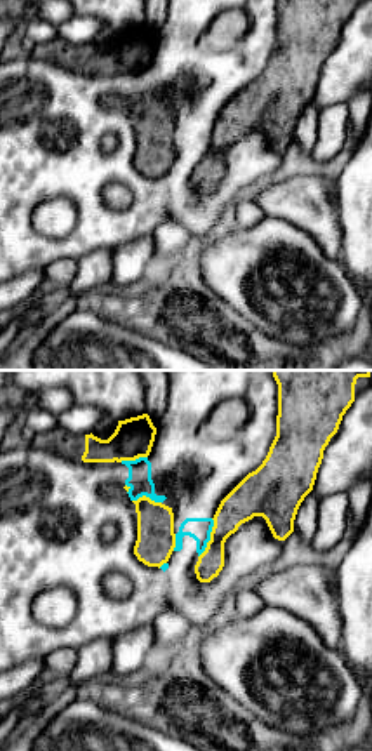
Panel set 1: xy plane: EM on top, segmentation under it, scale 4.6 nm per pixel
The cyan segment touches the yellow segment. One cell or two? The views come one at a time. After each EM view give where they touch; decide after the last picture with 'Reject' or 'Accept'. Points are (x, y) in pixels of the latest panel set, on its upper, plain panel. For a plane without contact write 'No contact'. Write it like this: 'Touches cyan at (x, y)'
Touches cyan at (209, 148)

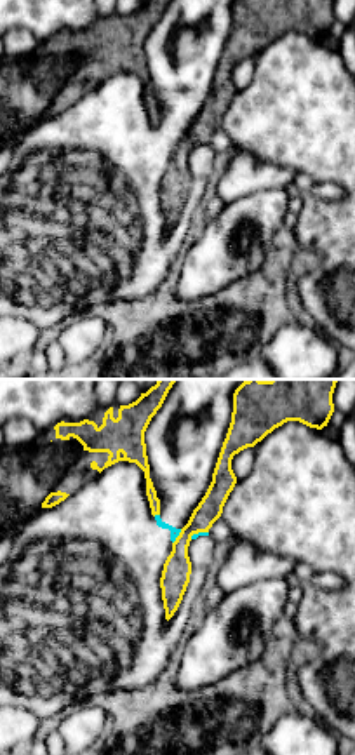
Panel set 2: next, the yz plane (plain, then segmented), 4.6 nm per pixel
Touches cyan at (178, 145)

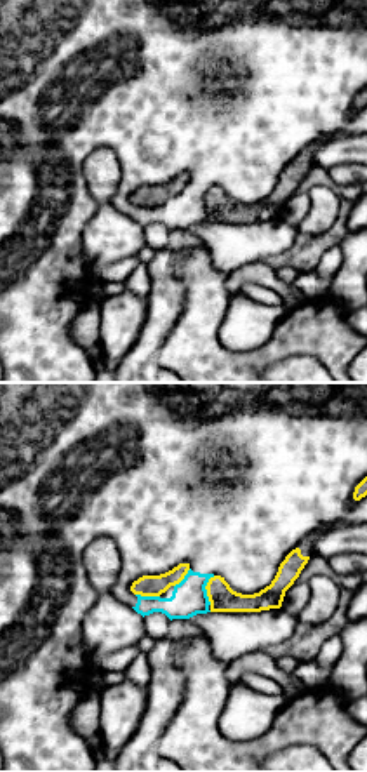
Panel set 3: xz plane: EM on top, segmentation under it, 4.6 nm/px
Touches cyan at (206, 200)

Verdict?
Reject

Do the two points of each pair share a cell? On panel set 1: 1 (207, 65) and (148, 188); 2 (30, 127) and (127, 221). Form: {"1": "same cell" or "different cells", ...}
{"1": "same cell", "2": "same cell"}

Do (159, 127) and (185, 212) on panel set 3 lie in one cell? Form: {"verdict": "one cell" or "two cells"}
{"verdict": "one cell"}

